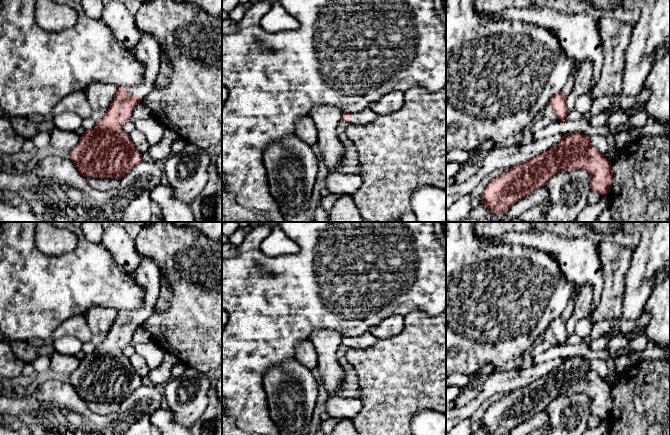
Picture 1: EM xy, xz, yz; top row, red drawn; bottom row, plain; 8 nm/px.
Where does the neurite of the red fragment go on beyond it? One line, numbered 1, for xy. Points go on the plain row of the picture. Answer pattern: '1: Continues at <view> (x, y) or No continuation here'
1: Continues at xy (147, 275)

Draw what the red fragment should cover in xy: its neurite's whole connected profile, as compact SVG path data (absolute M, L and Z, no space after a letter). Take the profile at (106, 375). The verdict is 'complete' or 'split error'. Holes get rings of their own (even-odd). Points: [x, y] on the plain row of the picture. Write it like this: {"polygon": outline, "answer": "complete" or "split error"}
{"polygon": "M141 255L135 278L144 292L143 306L134 311L118 311L103 341L94 352L85 355L70 375L71 385L87 403L120 404L142 386L142 378L123 355L123 349L132 344L135 330L154 313L160 295L160 269L153 260Z", "answer": "split error"}

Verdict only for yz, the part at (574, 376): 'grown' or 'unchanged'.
unchanged

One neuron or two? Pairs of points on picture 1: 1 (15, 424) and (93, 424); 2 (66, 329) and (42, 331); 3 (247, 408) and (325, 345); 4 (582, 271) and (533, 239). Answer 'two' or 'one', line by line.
1: two
2: two
3: two
4: one

